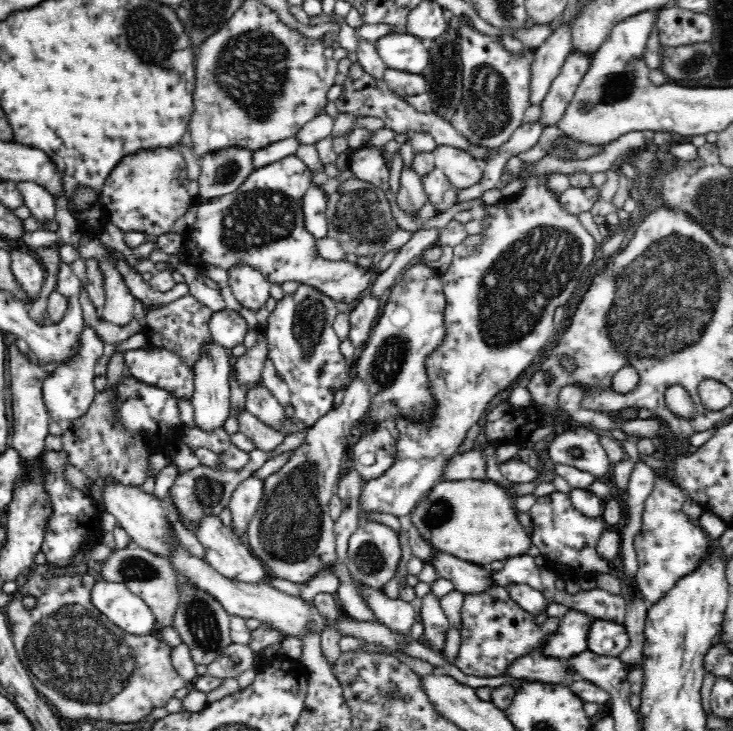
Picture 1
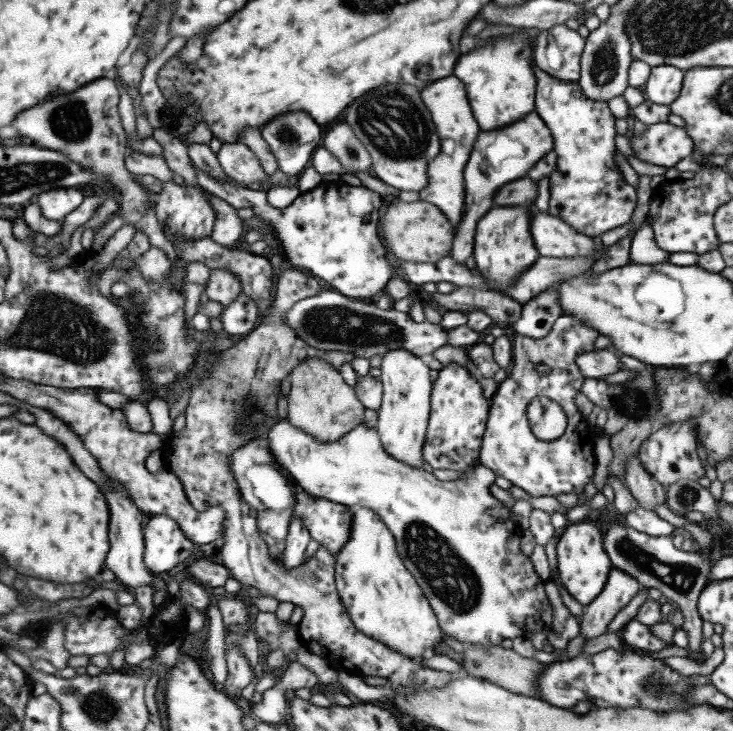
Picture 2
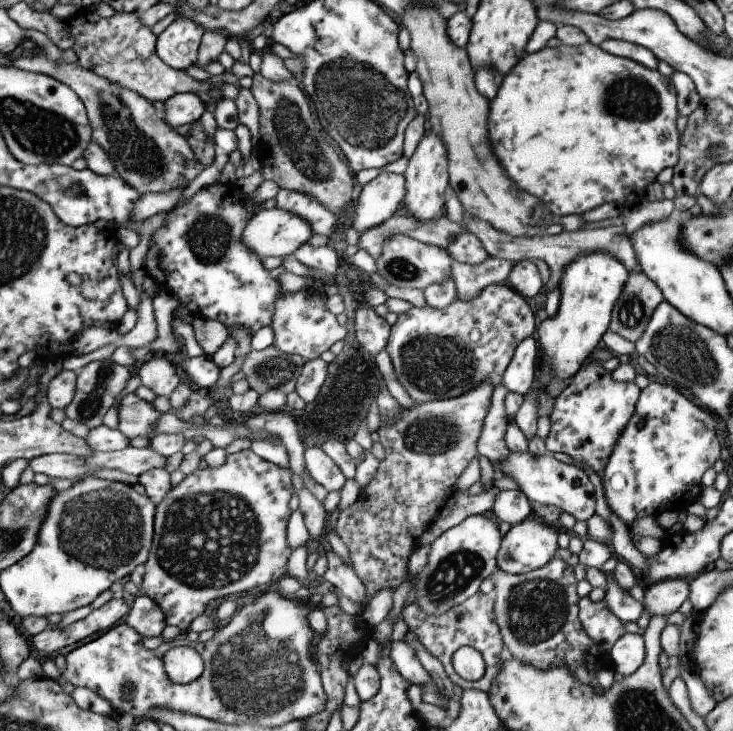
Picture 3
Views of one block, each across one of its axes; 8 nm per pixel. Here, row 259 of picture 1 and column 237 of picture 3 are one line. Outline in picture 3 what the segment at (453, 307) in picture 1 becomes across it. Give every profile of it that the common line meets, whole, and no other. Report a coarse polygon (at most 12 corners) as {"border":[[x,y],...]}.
{"border":[[253,450],[157,506],[141,590],[189,632],[279,584],[289,470]]}

